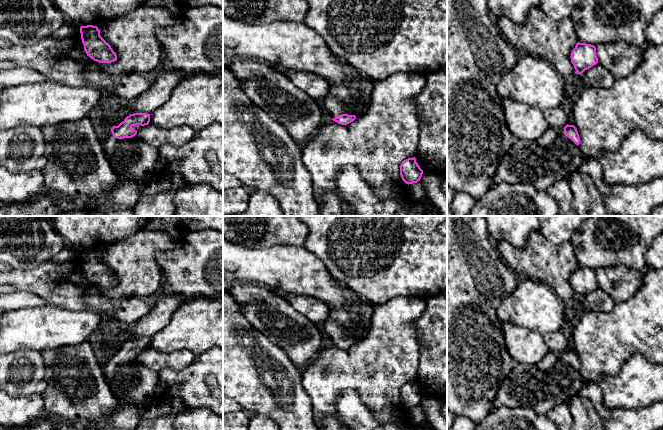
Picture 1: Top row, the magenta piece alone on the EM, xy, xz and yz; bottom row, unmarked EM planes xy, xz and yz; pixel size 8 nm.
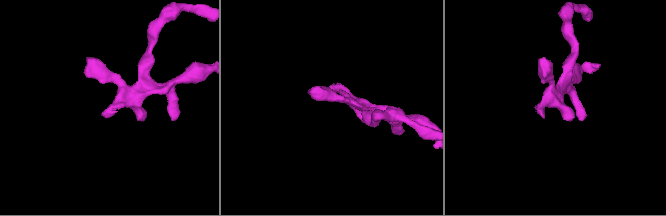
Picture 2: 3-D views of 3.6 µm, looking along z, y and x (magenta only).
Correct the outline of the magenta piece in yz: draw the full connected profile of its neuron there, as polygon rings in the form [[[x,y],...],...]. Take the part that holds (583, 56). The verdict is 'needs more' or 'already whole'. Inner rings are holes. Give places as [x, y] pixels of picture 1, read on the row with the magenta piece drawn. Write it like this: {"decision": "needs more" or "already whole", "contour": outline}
{"decision": "already whole", "contour": [[[578,42],[572,50],[570,58],[577,74],[582,74],[598,63],[596,47],[586,43]]]}

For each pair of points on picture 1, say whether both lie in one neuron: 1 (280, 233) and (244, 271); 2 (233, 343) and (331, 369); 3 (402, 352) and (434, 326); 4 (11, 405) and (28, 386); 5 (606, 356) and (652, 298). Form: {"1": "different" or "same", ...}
{"1": "different", "2": "different", "3": "different", "4": "different", "5": "same"}

